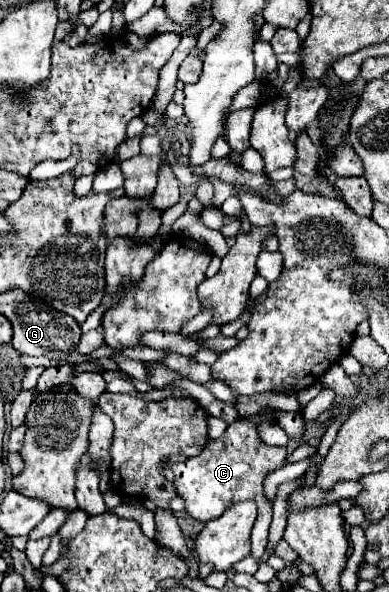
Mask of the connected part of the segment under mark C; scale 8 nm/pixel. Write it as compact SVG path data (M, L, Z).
M248 419L232 421L224 435L212 439L204 453L196 459L186 459L178 463L174 473L174 489L178 497L184 499L186 513L198 521L210 521L220 517L232 503L252 499L258 505L258 519L252 529L252 555L256 559L262 557L268 543L268 527L272 521L272 505L264 497L264 479L268 473L286 465L286 447L272 447L260 441L258 423Z

